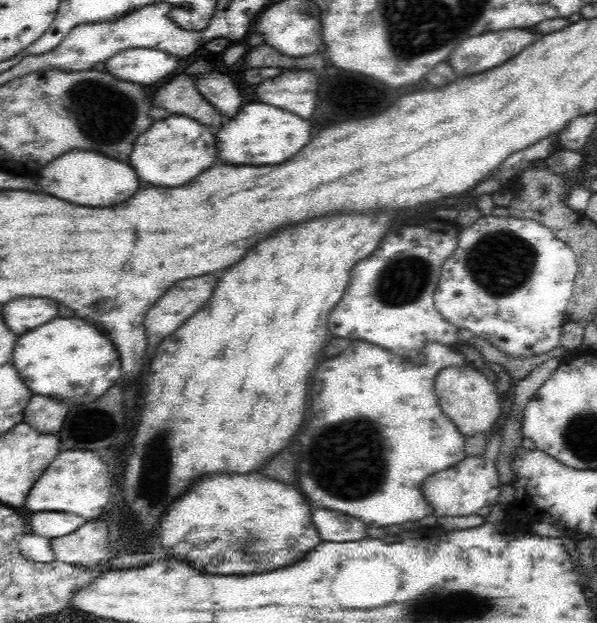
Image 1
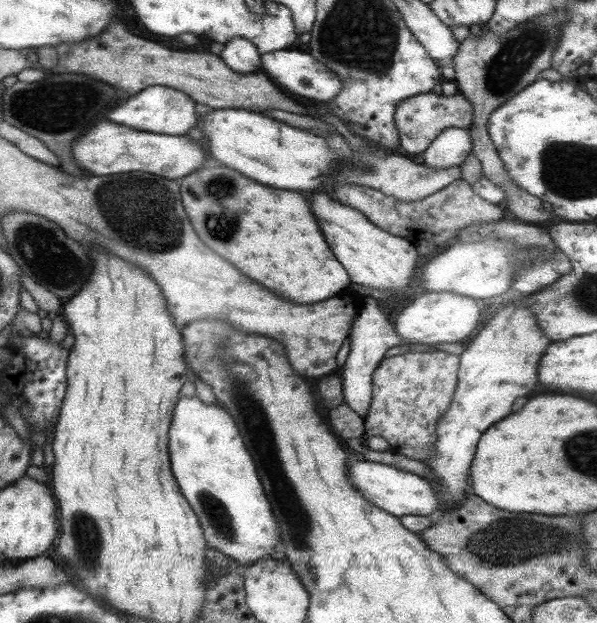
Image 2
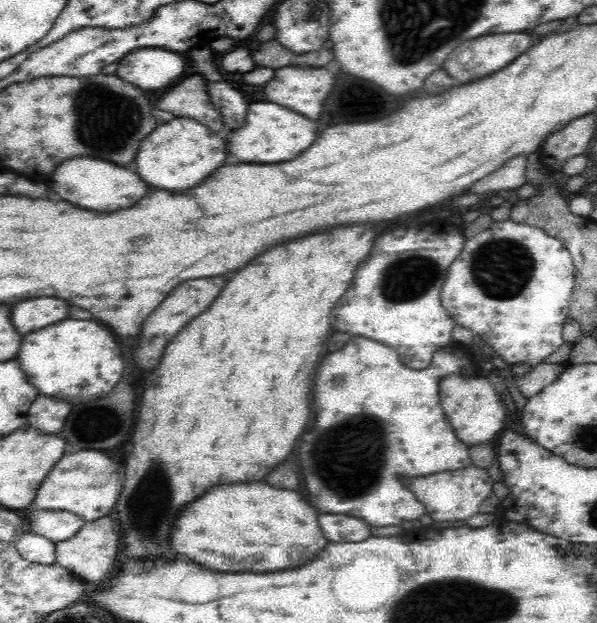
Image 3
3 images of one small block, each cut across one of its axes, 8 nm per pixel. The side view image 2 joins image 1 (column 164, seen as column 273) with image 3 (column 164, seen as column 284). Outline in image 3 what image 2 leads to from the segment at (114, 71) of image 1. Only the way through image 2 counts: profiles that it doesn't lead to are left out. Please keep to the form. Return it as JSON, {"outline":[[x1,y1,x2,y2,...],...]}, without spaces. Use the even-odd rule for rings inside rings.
{"outline":[[140,48,124,55,115,74,142,90,170,88,184,76,186,62,180,54,160,48]]}

